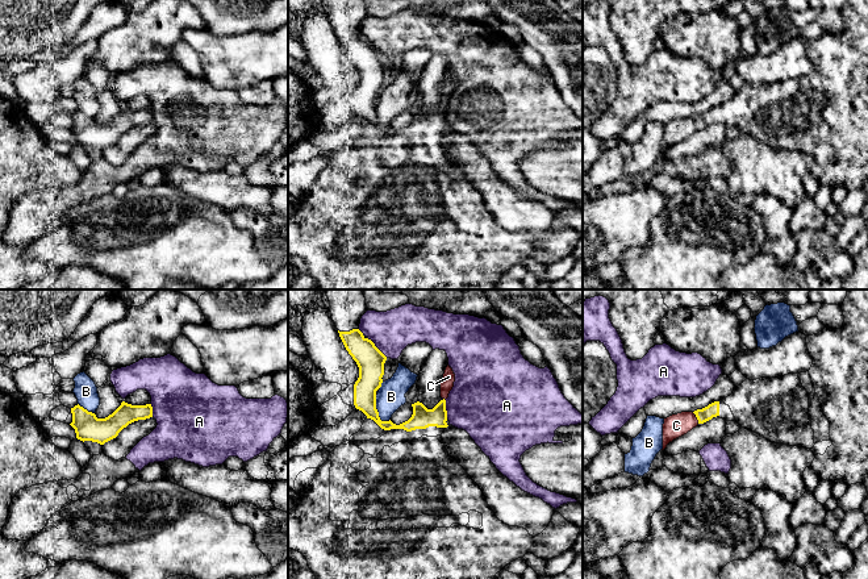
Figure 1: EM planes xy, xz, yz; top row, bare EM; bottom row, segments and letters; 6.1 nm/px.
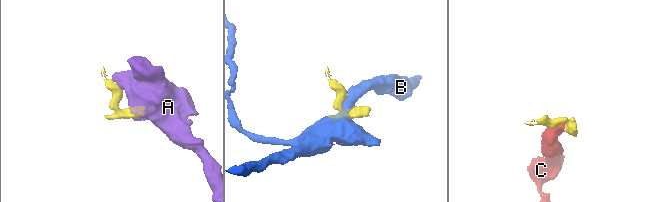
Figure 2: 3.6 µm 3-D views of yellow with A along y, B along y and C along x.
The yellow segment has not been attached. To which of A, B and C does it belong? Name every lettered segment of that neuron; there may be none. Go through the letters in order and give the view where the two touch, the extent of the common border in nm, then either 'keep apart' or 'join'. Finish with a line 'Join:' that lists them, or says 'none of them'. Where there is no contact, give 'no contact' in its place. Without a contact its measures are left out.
A: meets yellow in xz; contact 170 nm long; keep apart
B: meets yellow in xz; contact 190 nm long; keep apart
C: meets yellow in yz; contact 80 nm long; join
Join: C

